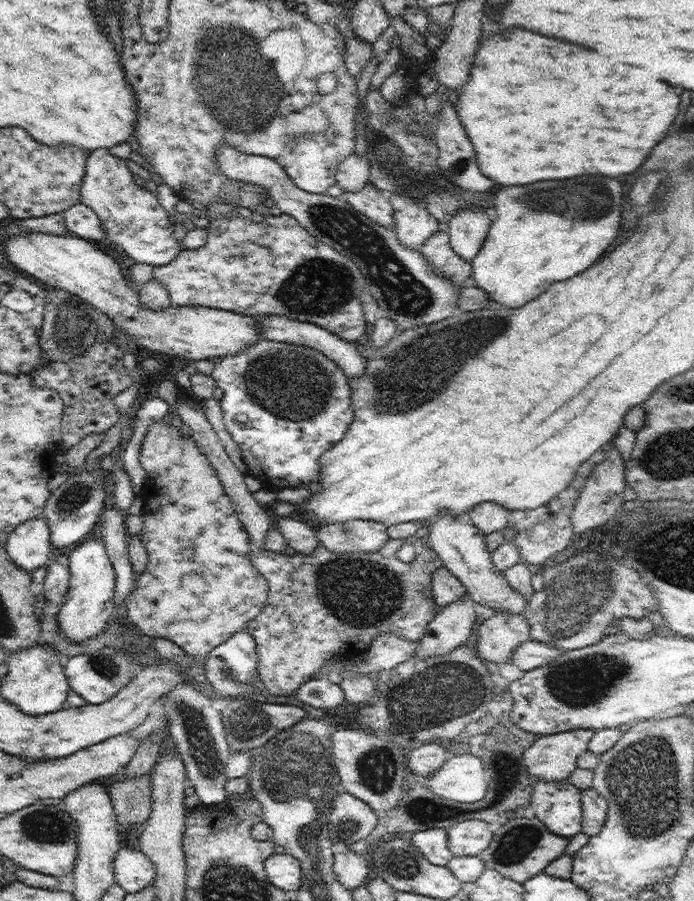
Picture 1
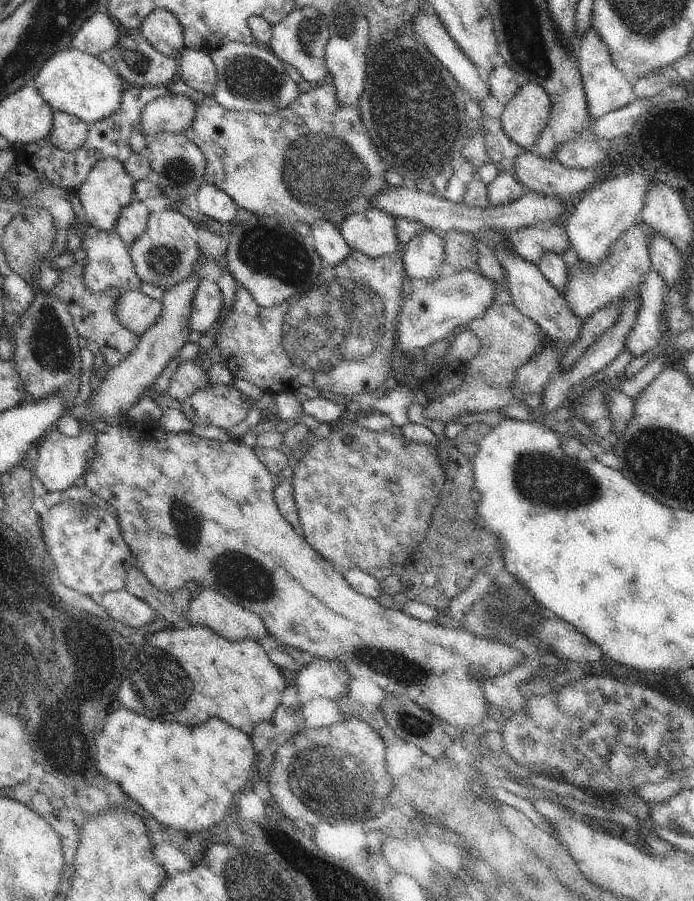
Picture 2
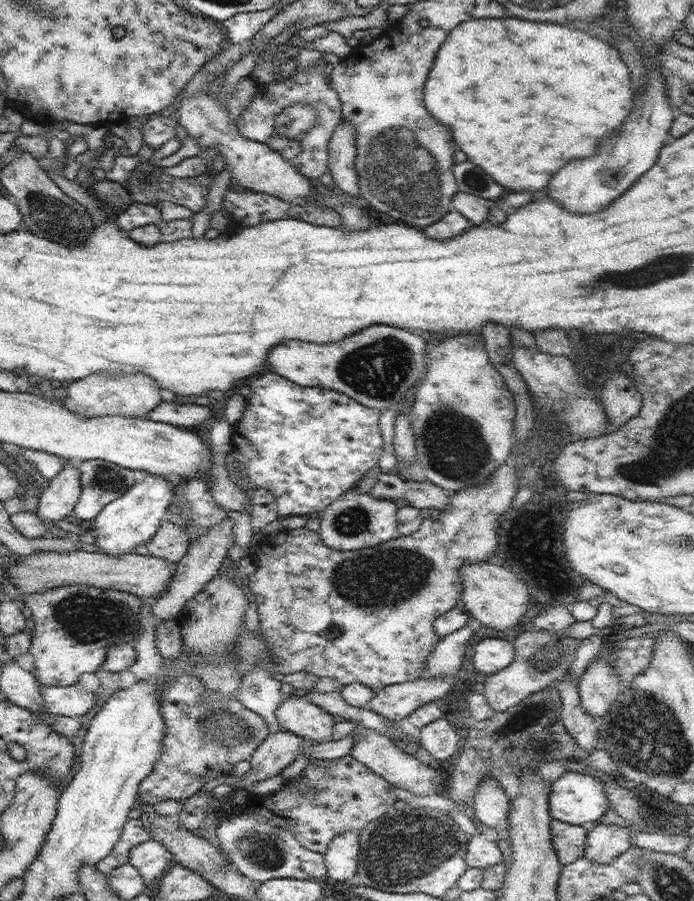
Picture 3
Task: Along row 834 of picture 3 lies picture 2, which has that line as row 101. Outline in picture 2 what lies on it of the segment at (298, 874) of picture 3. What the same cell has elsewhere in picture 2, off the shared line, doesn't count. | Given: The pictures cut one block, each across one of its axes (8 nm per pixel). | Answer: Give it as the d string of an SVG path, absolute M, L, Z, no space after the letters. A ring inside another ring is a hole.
M230 41L209 55L214 61L218 79L212 95L220 106L228 110L276 114L302 94L297 83L286 74L286 64L266 45Z

